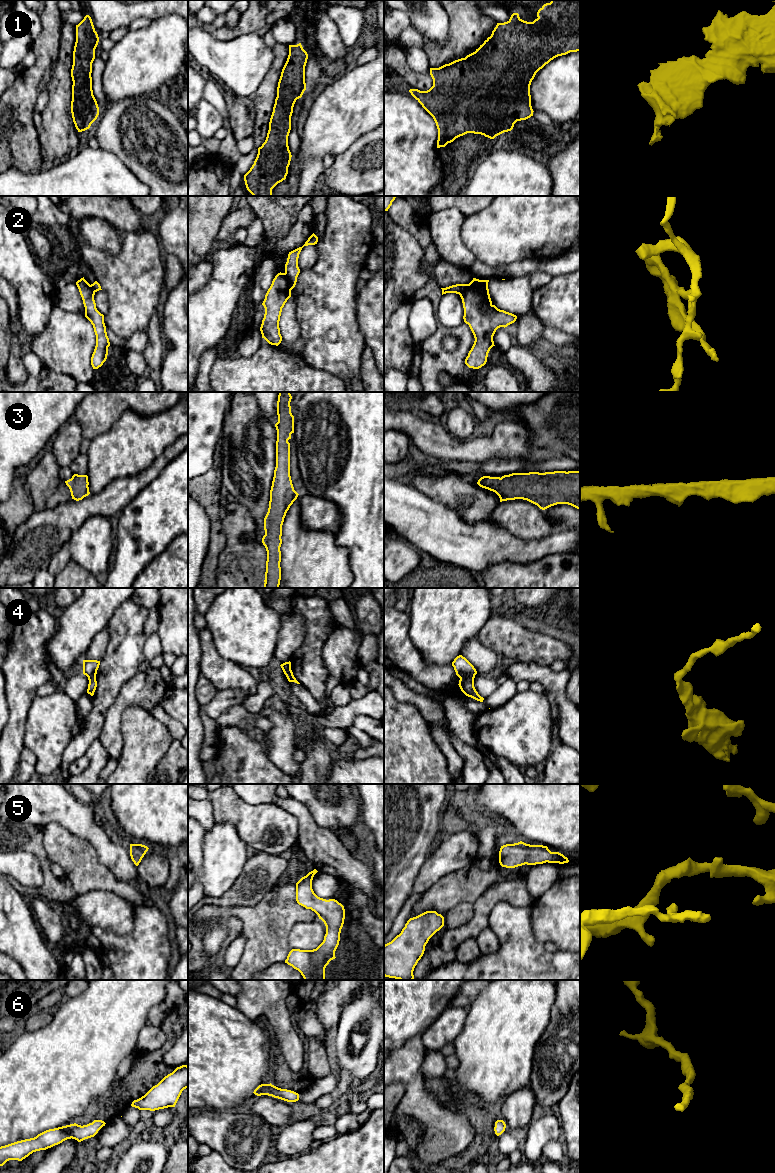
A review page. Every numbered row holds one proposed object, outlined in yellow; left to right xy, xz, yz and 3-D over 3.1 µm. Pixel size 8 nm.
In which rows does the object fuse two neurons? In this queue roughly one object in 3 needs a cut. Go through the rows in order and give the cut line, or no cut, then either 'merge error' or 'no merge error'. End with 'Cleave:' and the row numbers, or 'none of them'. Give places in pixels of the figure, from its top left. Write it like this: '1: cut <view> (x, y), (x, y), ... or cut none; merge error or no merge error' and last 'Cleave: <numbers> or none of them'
1: cut none; no merge error
2: cut xz (284, 273), (291, 289); merge error
3: cut none; no merge error
4: cut yz (474, 674), (460, 678); merge error
5: cut none; no merge error
6: cut none; no merge error
Cleave: 2, 4

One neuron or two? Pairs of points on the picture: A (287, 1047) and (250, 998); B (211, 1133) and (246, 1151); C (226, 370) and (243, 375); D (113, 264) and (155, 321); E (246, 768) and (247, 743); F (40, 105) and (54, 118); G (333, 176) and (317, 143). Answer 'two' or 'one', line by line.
A: one
B: one
C: one
D: two
E: one
F: two
G: two

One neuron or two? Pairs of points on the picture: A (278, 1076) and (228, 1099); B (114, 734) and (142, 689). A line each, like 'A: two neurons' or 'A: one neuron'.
A: two neurons
B: one neuron

